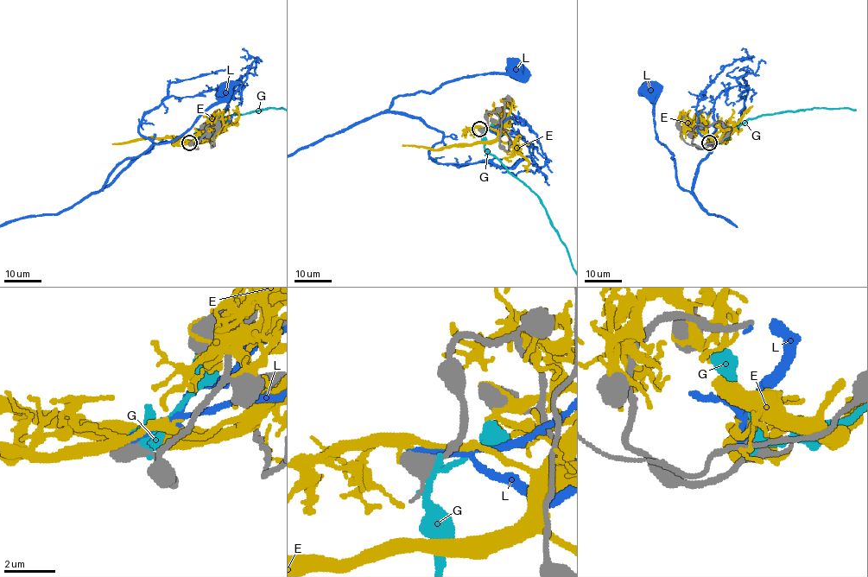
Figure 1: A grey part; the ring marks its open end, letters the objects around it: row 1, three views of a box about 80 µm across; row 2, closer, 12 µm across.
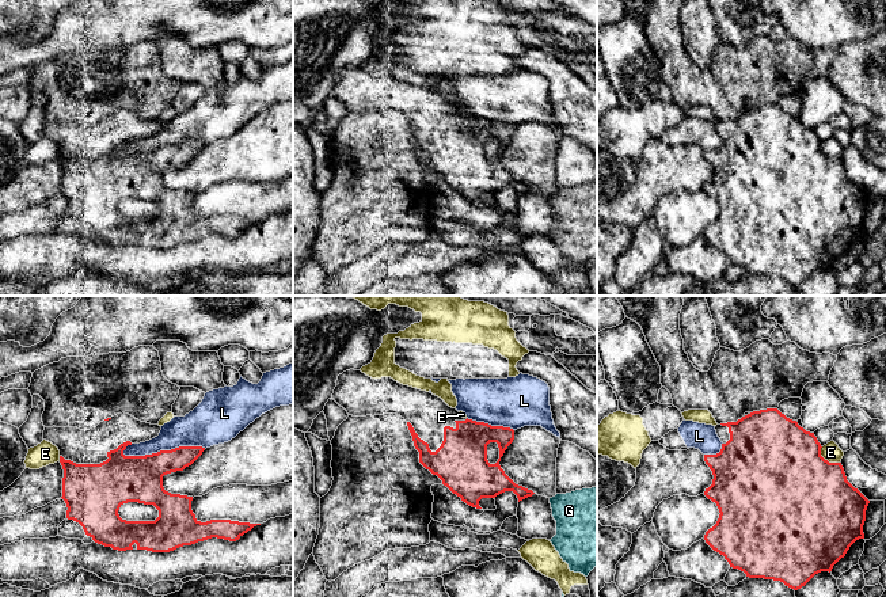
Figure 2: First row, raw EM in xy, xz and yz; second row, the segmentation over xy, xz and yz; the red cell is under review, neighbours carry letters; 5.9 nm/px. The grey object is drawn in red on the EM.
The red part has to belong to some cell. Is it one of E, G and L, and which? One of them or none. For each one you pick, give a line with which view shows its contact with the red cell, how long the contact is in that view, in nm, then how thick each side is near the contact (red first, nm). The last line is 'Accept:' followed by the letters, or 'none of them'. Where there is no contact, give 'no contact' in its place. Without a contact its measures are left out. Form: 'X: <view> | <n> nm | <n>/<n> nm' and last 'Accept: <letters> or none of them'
Accept: none of them

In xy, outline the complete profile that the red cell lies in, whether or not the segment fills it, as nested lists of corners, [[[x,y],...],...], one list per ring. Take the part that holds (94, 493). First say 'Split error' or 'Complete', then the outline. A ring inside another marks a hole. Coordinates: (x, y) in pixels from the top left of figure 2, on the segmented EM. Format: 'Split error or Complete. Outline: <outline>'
Split error. Outline: [[[117,414],[104,419],[96,427],[80,430],[77,427],[45,427],[43,440],[60,450],[64,469],[62,499],[66,503],[66,518],[79,522],[85,535],[95,543],[113,550],[147,550],[170,552],[183,545],[191,545],[212,537],[229,541],[239,540],[244,533],[261,524],[231,520],[210,520],[201,522],[191,510],[193,497],[171,494],[163,487],[163,476],[183,471],[205,450],[202,446],[179,446],[145,456],[125,456],[128,445],[149,441],[159,436],[161,426],[141,422],[129,414]],[[128,502],[153,505],[159,510],[155,521],[126,521],[118,514]]]

